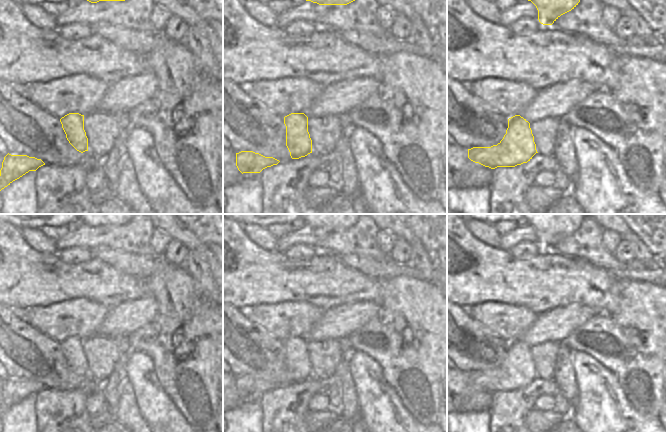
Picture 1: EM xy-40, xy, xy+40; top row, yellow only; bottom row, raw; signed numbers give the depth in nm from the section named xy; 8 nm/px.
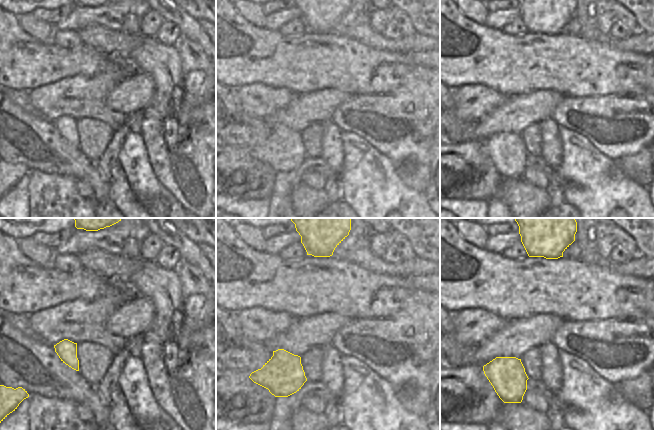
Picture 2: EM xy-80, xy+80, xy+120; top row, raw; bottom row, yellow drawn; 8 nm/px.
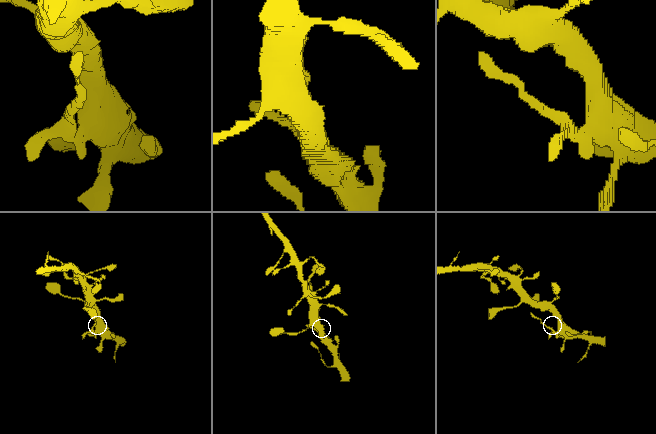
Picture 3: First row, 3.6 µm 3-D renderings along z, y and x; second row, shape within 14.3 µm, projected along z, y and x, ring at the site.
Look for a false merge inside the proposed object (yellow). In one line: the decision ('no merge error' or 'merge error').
merge error

